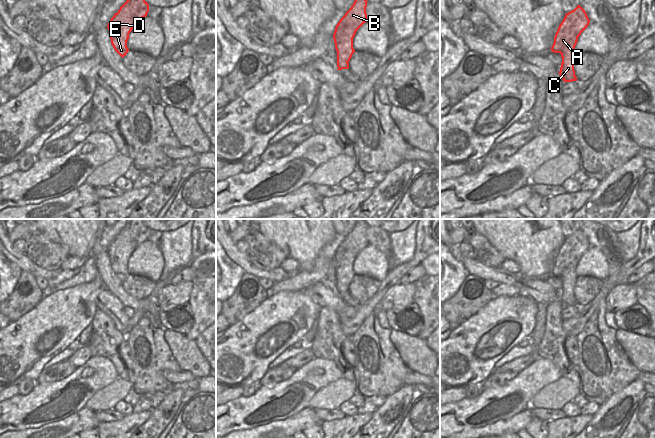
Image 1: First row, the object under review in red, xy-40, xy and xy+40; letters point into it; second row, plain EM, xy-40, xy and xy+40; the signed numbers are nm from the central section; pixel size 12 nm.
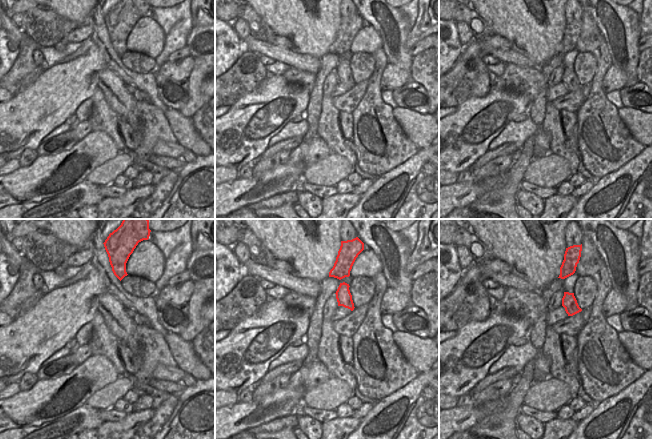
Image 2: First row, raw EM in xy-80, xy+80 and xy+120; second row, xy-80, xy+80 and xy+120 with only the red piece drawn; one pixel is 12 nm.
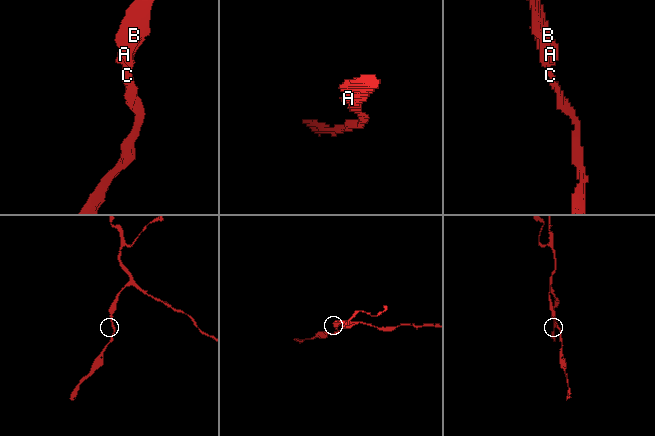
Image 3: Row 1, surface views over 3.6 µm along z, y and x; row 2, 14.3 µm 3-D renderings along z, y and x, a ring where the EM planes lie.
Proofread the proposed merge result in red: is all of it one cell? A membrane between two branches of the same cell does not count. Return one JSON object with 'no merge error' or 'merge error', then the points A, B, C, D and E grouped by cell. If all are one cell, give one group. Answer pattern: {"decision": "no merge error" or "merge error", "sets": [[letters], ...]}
{"decision": "merge error", "sets": [["A", "B", "D", "E"], ["C"]]}

